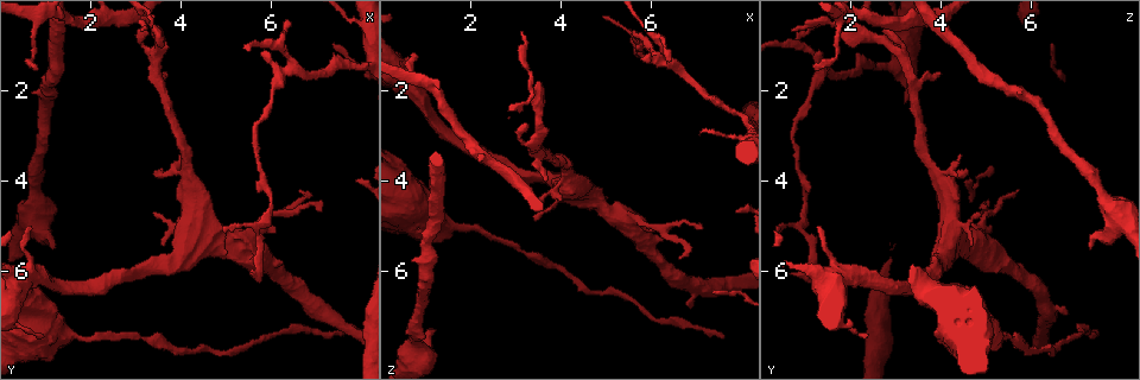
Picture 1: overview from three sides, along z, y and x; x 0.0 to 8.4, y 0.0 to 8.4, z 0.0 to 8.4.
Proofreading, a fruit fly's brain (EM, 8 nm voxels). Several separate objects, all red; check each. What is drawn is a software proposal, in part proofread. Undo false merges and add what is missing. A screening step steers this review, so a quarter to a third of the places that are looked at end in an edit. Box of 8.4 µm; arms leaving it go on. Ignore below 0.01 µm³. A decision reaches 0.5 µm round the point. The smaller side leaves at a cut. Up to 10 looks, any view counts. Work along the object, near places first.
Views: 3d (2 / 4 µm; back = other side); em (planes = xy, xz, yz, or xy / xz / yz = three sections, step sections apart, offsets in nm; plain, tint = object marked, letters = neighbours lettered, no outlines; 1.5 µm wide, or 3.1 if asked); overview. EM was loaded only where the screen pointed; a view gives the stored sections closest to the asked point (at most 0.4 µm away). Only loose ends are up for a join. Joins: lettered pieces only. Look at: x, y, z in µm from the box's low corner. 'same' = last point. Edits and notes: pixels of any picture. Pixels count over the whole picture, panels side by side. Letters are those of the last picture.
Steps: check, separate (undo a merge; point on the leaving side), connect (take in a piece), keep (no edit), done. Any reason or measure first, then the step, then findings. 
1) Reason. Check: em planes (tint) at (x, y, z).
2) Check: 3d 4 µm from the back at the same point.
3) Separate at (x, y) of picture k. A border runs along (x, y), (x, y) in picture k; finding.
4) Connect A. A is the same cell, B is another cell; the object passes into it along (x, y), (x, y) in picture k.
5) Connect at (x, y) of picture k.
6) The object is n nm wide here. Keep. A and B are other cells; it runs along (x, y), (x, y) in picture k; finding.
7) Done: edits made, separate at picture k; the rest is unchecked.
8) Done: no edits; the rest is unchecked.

Check: 3d 2 µm from the back at (2.15, 7.50, 5.05).

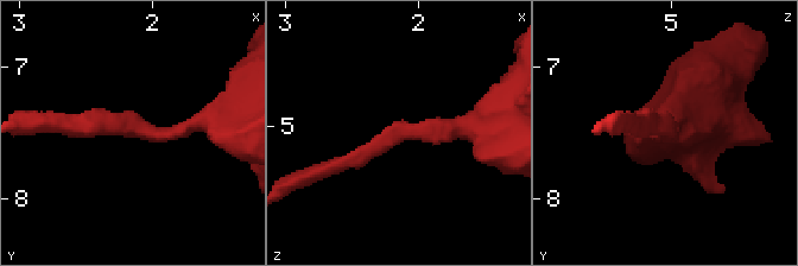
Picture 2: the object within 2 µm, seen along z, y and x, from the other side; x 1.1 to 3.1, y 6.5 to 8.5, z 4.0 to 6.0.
Now the EM. Check: em planes (plain) at (2.12, 7.48, 5.02).

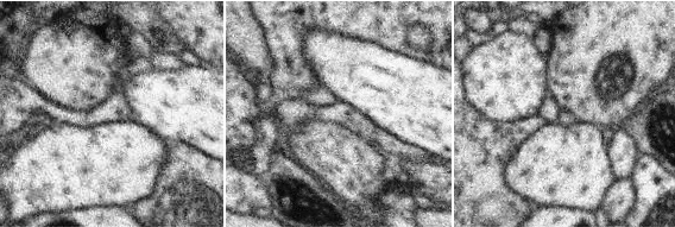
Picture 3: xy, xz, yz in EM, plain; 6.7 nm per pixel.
Check: em planes (letters) at the same point.

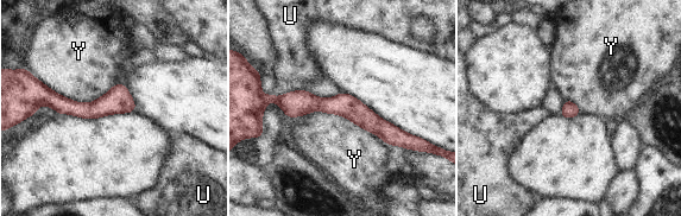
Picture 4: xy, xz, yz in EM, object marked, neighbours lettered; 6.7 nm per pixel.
The longest contact is with Y, 600 nm. Keep. U and Y are other cells; it runs along (271, 97), (346, 105), (404, 137) in picture 4; one neuron here.

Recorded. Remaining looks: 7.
Free end. Check: em planes (letters) at (3.60, 5.40, 4.65).

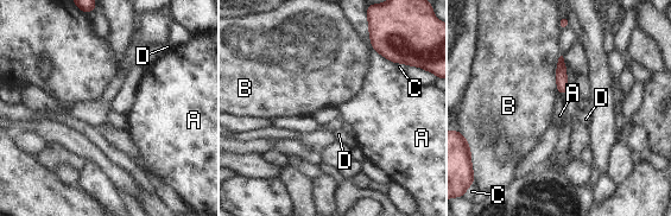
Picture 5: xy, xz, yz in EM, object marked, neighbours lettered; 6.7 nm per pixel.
Keep. A, B, C and D are other cells; a border runs along (561, 55), (556, 71), (557, 91) in picture 5; none of them fits.

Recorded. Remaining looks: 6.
Thin end. Check: em xz step 8 (letters) at (0.85, 1.45, 1.15).

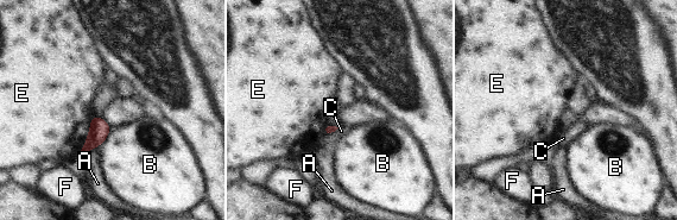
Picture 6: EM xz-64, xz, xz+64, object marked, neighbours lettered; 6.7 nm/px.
Keep. A, B, C, E and F are other cells; a border runs along (111, 127), (107, 137), (100, 144) in picture 6; no lettered piece goes on from it.

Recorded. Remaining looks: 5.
Arms part here. Check: em planes (letters) at (6.55, 1.60, 1.50).

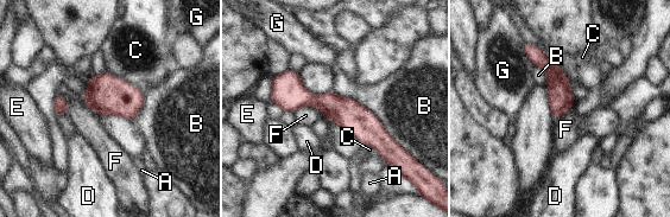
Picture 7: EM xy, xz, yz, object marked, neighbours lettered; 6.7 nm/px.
Keep. A, B, C, D, E, F and G are other cells; it runs along (277, 100), (327, 102), (404, 154) in picture 7; all the same neuron.

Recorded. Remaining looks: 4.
Done: no edits; the rest is unchecked.

